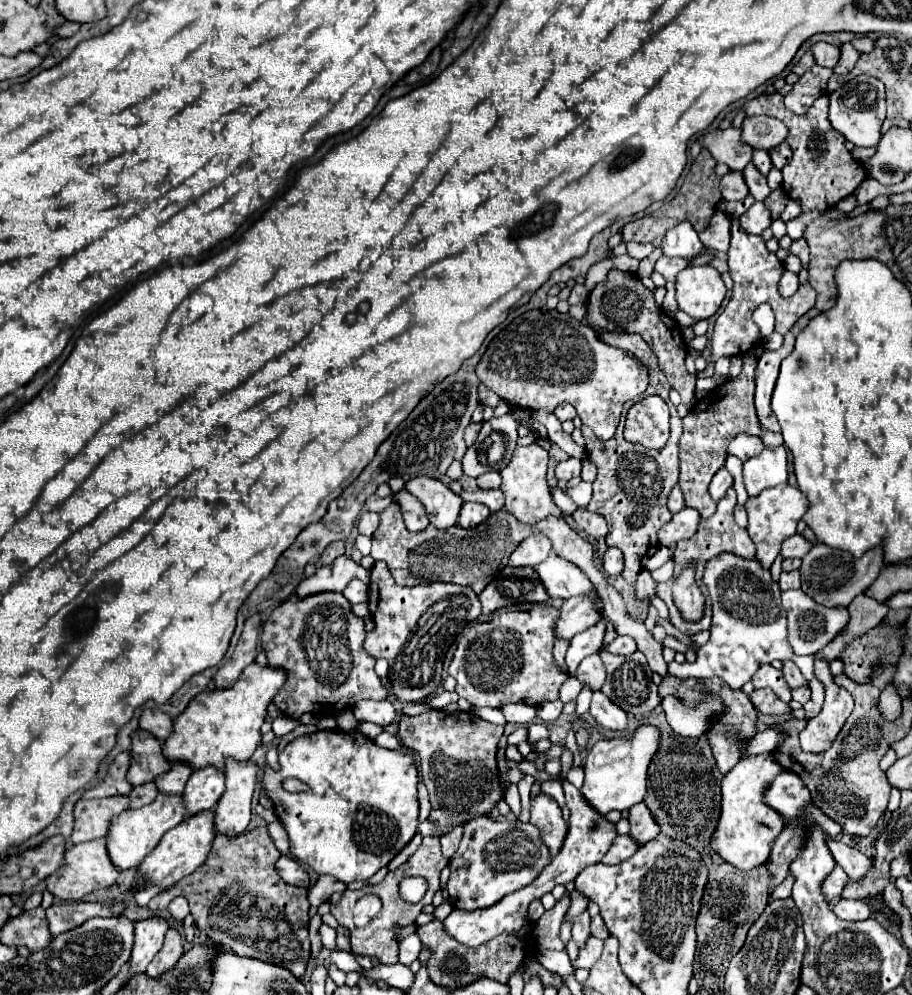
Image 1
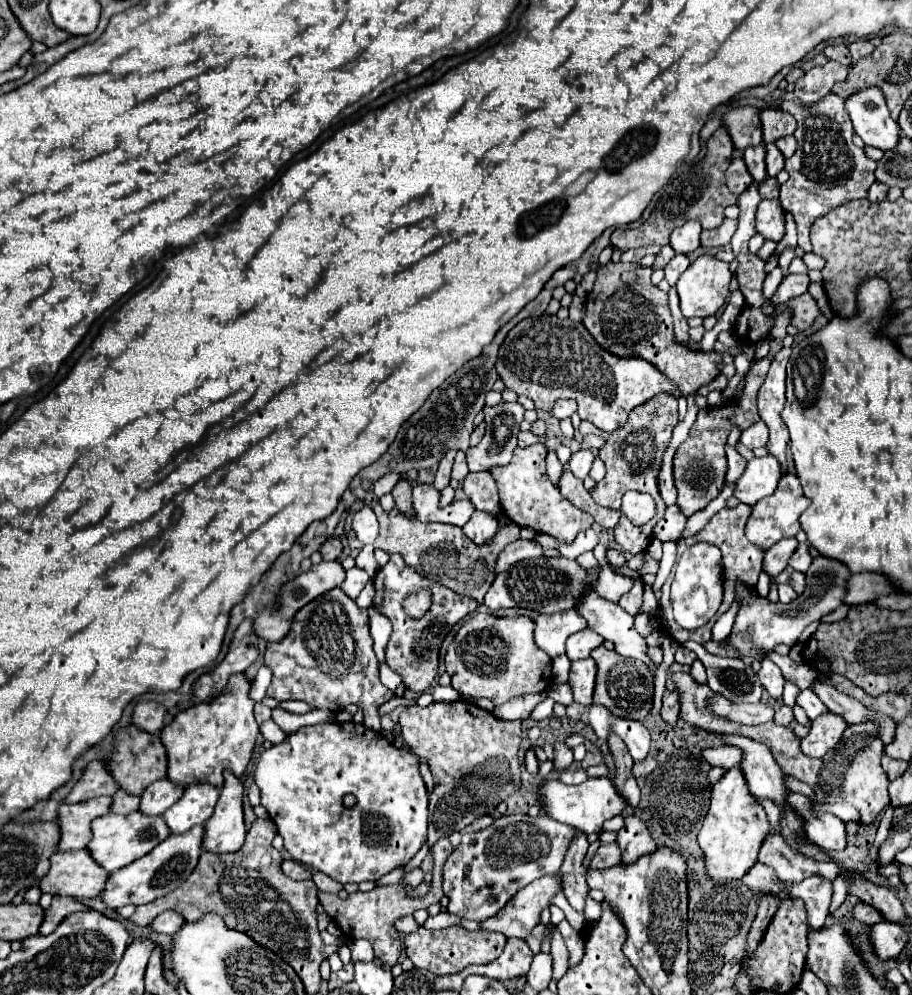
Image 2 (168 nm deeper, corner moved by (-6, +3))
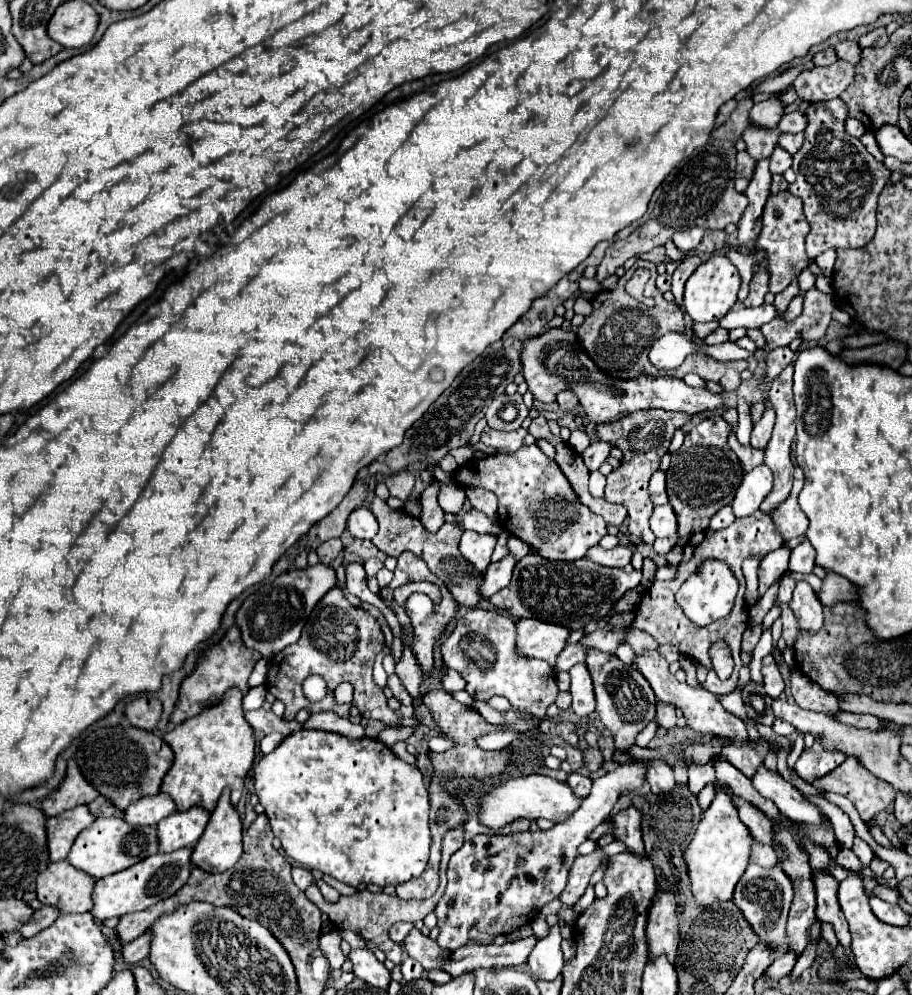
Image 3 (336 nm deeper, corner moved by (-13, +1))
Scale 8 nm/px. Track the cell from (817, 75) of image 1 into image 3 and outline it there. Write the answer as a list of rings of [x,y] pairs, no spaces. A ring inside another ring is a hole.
[[[837,60],[835,64],[825,68],[805,68],[793,82],[793,88],[803,102],[819,104],[837,98],[853,82],[853,78],[853,66],[845,60]]]

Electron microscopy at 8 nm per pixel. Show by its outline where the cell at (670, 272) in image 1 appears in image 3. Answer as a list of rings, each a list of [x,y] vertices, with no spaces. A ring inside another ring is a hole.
[[[685,256],[685,260],[677,266],[677,270],[673,274],[673,286],[671,286],[675,304],[683,306],[683,286],[687,282],[687,278],[697,270],[699,264],[701,264],[701,258],[699,256]]]

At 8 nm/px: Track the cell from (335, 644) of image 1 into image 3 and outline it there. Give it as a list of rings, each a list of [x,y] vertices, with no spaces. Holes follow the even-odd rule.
[[[339,586],[331,588],[323,596],[323,600],[313,608],[299,642],[291,644],[289,648],[281,650],[277,656],[269,660],[267,690],[285,704],[283,720],[293,720],[299,710],[309,710],[311,714],[335,712],[343,718],[349,718],[351,704],[337,704],[333,698],[333,690],[341,682],[349,682],[355,690],[353,704],[359,708],[363,718],[375,718],[387,724],[401,722],[397,714],[387,706],[387,698],[383,690],[373,682],[373,662],[375,656],[383,650],[383,640],[385,636],[377,620],[365,610],[351,606]],[[309,674],[319,674],[327,682],[327,696],[319,702],[309,702],[301,690],[301,684]],[[373,690],[381,690],[381,692],[373,692]],[[373,694],[379,694],[379,698],[373,700]]]

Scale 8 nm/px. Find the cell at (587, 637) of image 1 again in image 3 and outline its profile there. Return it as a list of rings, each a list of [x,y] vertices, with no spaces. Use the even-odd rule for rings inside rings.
[[[569,644],[563,648],[561,656],[557,656],[557,664],[555,664],[555,670],[561,672],[561,670],[569,670],[571,666],[579,664],[579,662],[585,662],[585,652],[587,648],[581,646],[581,644]]]

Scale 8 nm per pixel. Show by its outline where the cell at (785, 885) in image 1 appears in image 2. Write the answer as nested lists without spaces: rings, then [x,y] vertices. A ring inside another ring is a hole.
[[[772,834],[764,840],[758,860],[762,864],[770,865],[776,874],[780,876],[782,882],[786,882],[786,886],[800,882],[802,878],[808,878],[812,874],[824,874],[828,880],[834,880],[838,874],[838,864],[836,862],[814,862],[812,858],[798,854],[796,850],[792,850],[780,834]]]

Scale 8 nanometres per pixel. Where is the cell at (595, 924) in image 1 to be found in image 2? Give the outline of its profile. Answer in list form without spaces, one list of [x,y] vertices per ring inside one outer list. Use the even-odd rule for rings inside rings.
[[[590,896],[586,899],[586,906],[584,909],[584,915],[588,924],[598,921],[602,914],[602,908],[600,903],[596,903]]]

